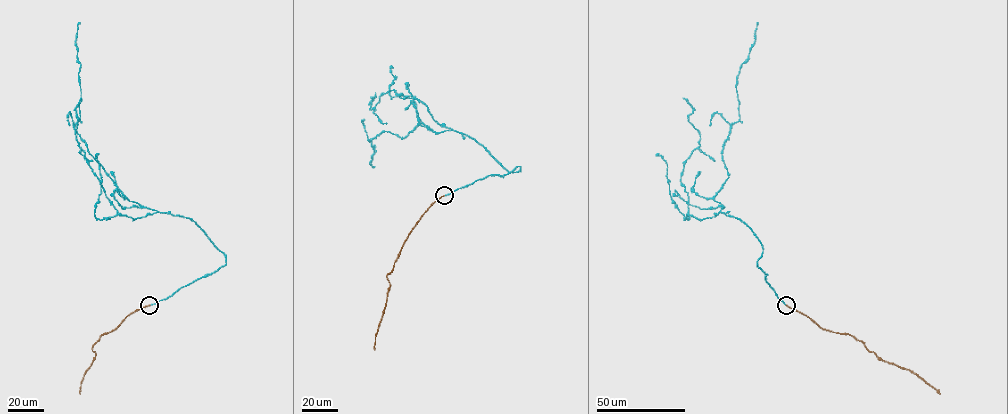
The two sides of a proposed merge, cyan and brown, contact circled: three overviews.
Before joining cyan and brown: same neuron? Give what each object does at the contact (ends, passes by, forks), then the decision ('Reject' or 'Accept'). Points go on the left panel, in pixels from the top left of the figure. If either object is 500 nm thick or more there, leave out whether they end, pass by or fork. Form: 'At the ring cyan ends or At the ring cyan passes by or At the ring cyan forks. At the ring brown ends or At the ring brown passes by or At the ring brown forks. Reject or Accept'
At the ring cyan ends. At the ring brown ends. Accept

